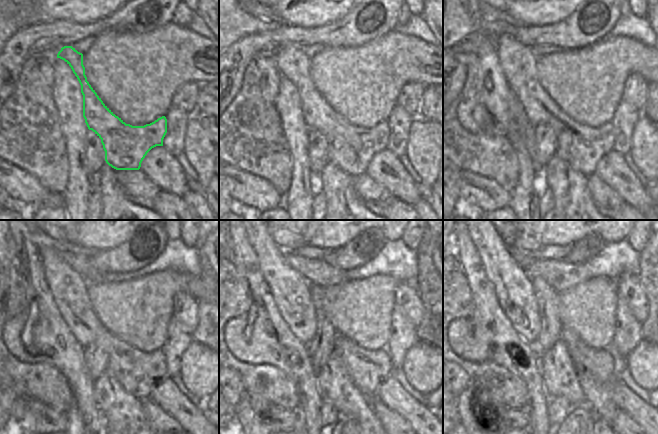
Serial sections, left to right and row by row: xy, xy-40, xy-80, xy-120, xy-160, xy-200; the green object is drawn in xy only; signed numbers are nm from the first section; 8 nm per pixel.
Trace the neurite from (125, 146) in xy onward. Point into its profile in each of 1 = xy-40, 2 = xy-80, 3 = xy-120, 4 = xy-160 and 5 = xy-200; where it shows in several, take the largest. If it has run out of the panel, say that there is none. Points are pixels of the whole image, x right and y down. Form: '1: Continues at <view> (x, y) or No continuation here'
1: Continues at xy-40 (351, 147)
2: Continues at xy-80 (581, 146)
3: Continues at xy-120 (137, 371)
4: Continues at xy-160 (290, 291)
5: Continues at xy-200 (513, 288).

